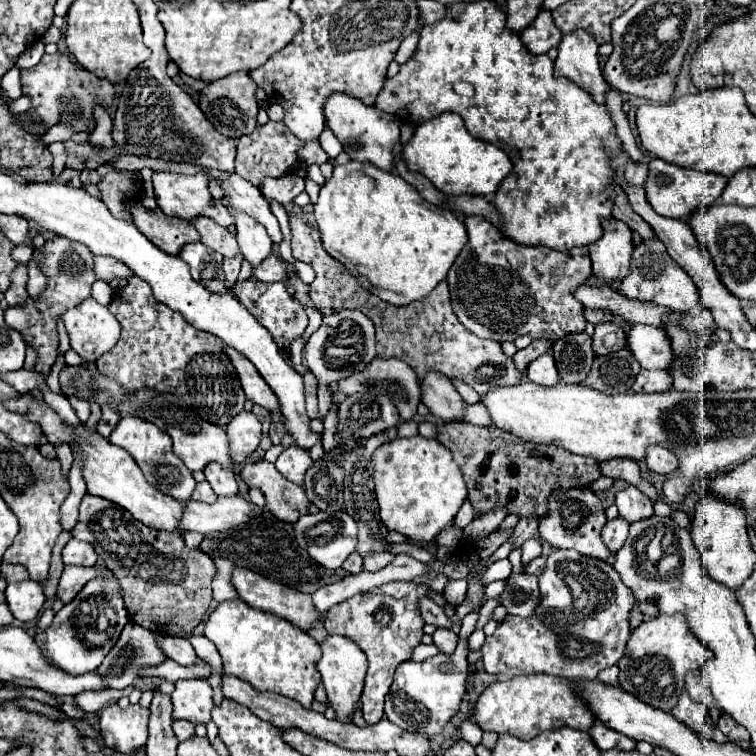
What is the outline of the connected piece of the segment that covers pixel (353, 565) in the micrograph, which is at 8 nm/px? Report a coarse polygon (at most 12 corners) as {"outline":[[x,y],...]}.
{"outline":[[352,553],[344,561],[344,571],[360,573],[362,557]]}

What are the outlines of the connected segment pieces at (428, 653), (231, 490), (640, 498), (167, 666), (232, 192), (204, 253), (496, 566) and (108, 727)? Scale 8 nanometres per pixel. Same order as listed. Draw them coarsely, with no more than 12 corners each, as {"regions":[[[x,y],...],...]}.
{"regions":[[[418,645],[412,661],[424,661],[438,653],[434,645]],[[208,465],[204,475],[216,495],[238,493],[232,469]],[[636,485],[616,493],[620,517],[630,523],[654,513],[652,501]],[[166,659],[158,667],[140,671],[142,677],[160,677],[178,681],[184,677],[206,679],[210,665],[204,669],[184,669]],[[234,171],[218,177],[224,201],[282,241],[268,201]],[[190,243],[180,259],[194,281],[212,293],[228,293],[222,255]],[[508,559],[492,563],[482,575],[480,585],[506,579],[512,571]],[[116,703],[100,713],[104,743],[132,753],[148,739],[150,711]]]}

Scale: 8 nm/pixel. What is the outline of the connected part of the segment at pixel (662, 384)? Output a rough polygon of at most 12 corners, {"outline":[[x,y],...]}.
{"outline":[[666,369],[640,371],[632,391],[658,393],[672,387]]}

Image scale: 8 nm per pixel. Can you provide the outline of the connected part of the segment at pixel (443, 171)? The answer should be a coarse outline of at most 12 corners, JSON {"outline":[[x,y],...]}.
{"outline":[[456,113],[422,123],[402,149],[446,195],[494,195],[512,159]]}

